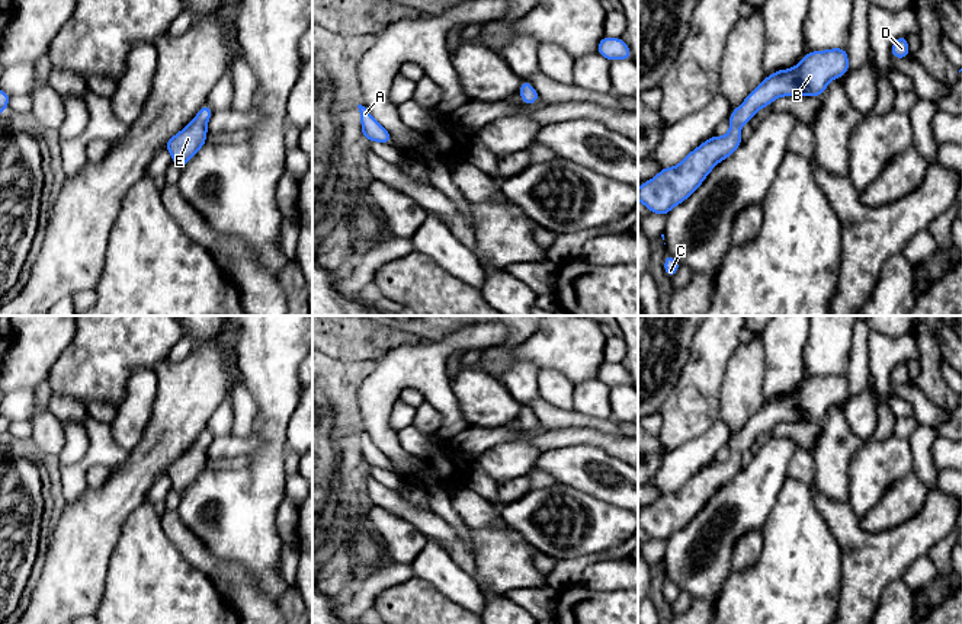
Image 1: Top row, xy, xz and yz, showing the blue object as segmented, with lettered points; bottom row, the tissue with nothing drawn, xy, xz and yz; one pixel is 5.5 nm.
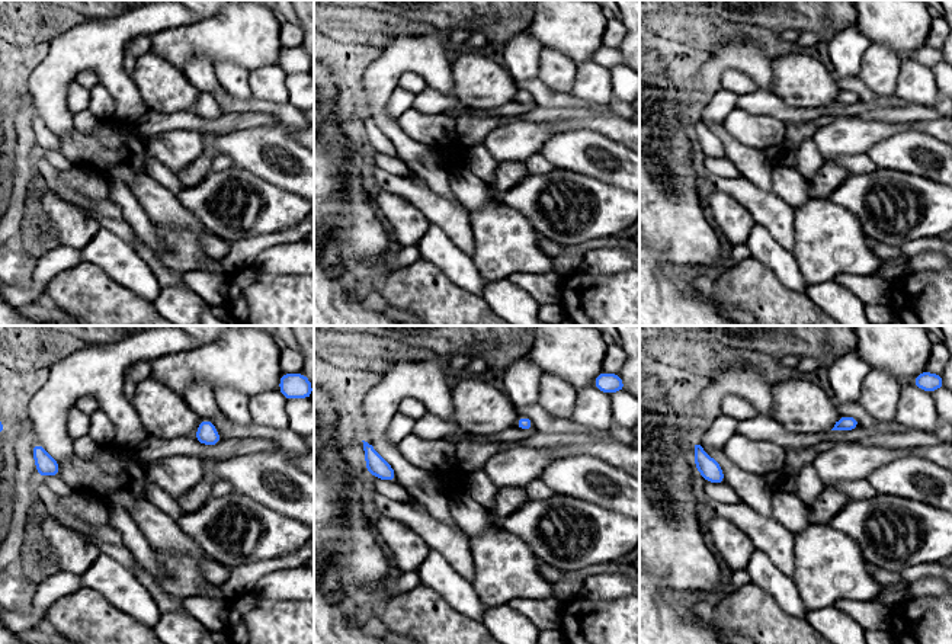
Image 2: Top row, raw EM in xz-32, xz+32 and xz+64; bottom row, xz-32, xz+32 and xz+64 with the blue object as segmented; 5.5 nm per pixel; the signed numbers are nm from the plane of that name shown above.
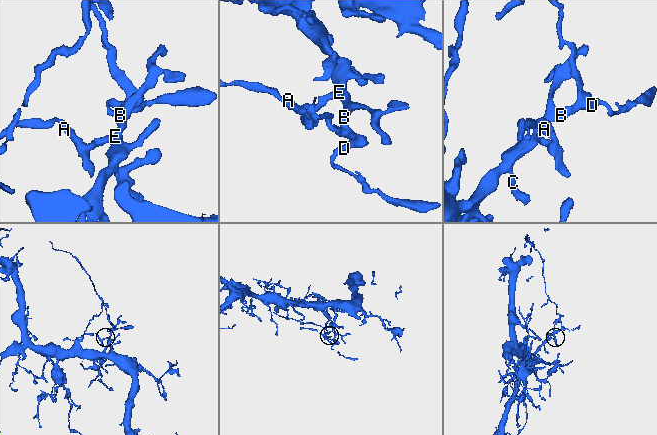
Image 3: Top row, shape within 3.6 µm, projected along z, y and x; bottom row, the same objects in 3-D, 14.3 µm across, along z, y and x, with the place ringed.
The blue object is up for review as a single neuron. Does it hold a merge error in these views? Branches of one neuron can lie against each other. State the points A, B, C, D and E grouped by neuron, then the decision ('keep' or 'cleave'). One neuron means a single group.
A B C D E | keep

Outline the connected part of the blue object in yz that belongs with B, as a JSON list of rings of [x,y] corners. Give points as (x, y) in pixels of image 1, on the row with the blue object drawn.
[[[831,48],[811,51],[796,67],[776,70],[770,77],[763,77],[744,102],[731,111],[729,132],[725,137],[711,137],[677,166],[664,167],[655,177],[641,183],[638,201],[650,212],[667,215],[702,185],[719,161],[728,159],[743,144],[741,127],[750,122],[759,109],[783,96],[822,96],[828,83],[846,76],[847,71],[846,48]]]

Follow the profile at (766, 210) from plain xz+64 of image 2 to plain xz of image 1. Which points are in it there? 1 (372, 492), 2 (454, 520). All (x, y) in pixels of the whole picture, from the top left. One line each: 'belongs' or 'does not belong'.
1: belongs
2: does not belong

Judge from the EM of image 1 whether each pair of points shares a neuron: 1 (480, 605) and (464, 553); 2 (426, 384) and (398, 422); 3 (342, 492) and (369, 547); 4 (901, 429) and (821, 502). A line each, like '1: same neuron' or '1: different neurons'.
1: different neurons
2: different neurons
3: same neuron
4: different neurons

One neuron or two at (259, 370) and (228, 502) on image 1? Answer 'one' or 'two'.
one

